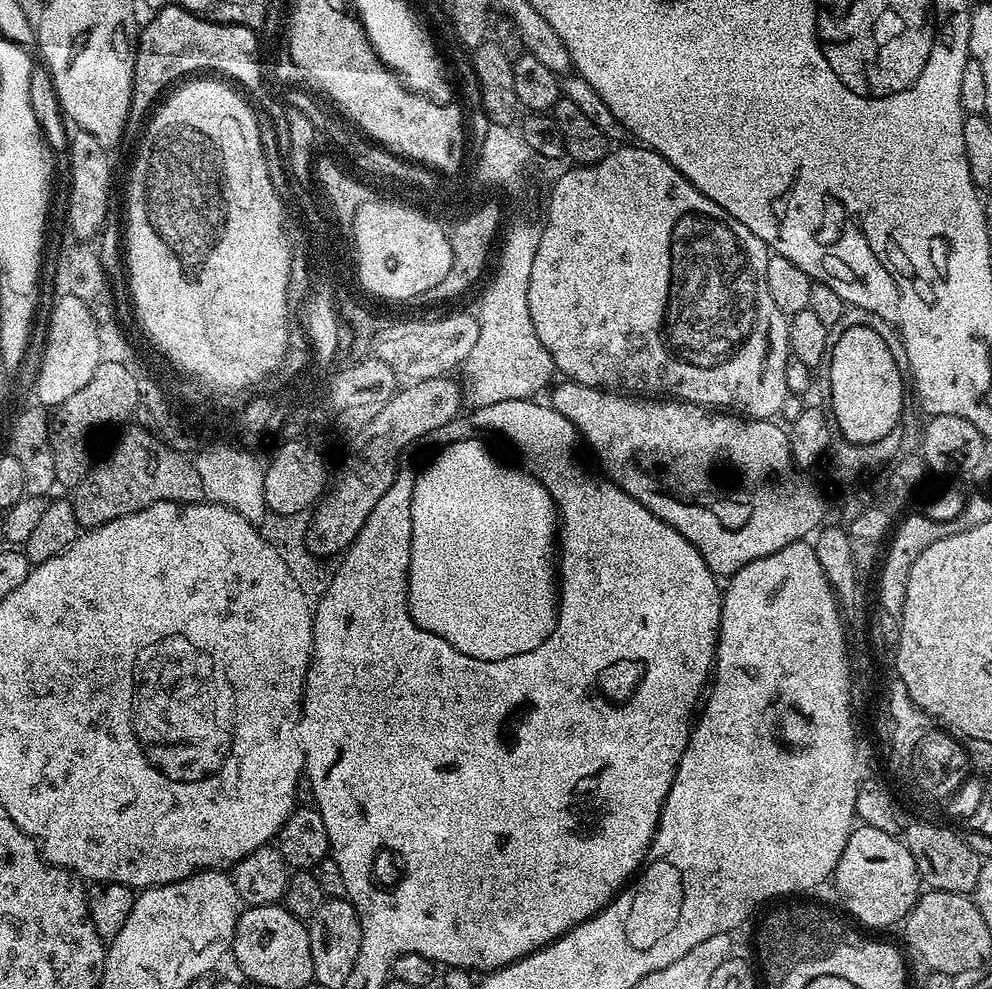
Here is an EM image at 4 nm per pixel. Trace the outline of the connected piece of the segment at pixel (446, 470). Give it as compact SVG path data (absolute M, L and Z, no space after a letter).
M456 440L448 444L436 456L436 461L421 476L415 477L412 485L412 550L408 571L408 609L414 622L422 630L438 634L450 646L468 657L479 661L501 661L530 653L542 646L556 628L558 611L558 509L556 501L531 472L523 467L511 468L495 460L476 440Z

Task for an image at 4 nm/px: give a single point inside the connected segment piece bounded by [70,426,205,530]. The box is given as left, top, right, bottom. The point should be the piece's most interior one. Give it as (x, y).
(139, 470)

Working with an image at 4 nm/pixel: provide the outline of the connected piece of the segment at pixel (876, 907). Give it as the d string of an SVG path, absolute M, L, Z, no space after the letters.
M863 826L853 827L848 836L834 873L835 880L849 914L872 928L899 925L916 905L922 888L922 881L916 875L914 858L908 847L895 836Z

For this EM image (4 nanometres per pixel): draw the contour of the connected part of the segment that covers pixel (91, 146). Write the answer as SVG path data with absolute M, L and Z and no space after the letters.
M79 130L71 133L68 146L68 165L72 171L70 177L72 189L68 192L68 224L72 227L73 234L77 236L77 241L91 241L91 236L99 237L105 227L108 212L107 198L114 185L114 164L112 160L108 161L108 156L110 156L109 149L104 148L102 142L98 142L98 138L94 138L94 134L86 134Z

